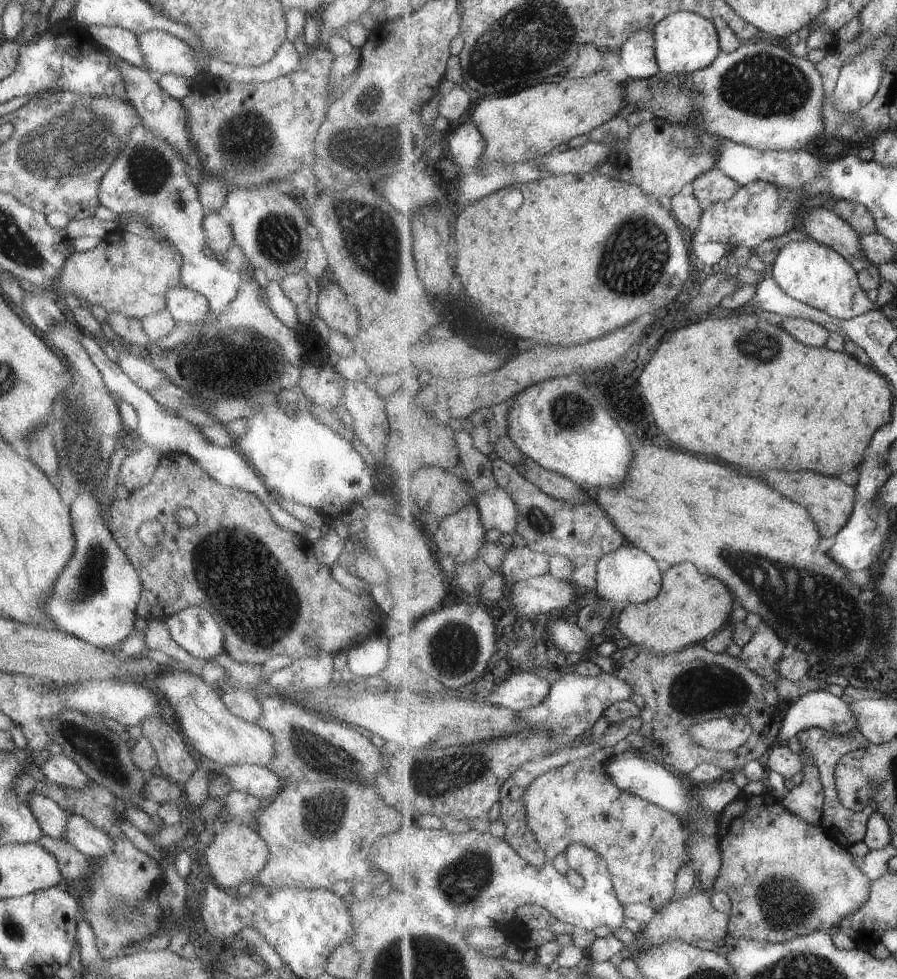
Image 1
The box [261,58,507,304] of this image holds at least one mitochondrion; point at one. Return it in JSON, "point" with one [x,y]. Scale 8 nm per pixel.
{"point":[365,138]}

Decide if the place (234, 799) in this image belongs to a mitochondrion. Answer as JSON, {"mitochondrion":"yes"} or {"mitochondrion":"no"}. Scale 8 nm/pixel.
{"mitochondrion":"no"}

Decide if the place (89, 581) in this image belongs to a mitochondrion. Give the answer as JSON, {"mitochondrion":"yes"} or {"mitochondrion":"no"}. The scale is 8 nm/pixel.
{"mitochondrion":"yes"}

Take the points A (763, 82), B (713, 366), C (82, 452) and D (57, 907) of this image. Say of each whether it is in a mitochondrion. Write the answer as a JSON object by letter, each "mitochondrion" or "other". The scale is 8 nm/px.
{"A":"mitochondrion","B":"other","C":"mitochondrion","D":"other"}

